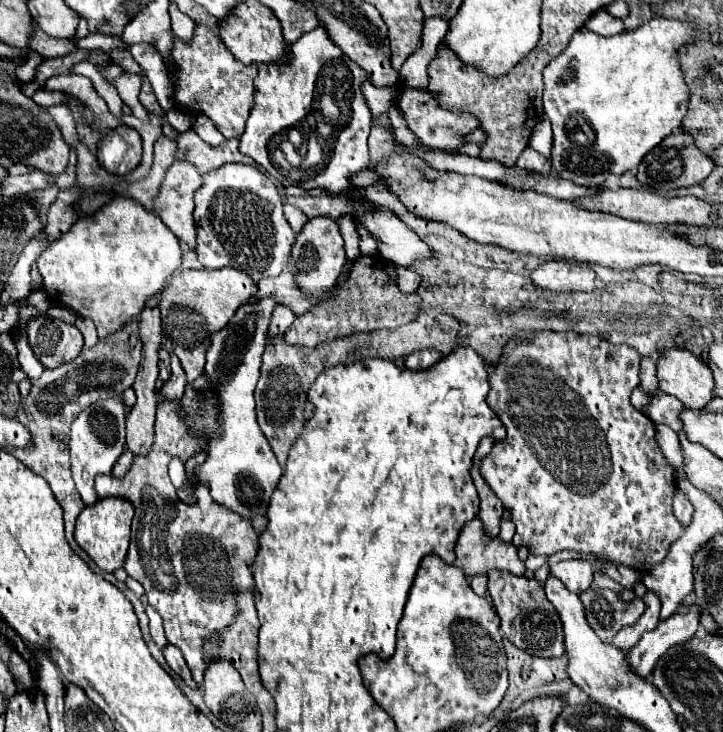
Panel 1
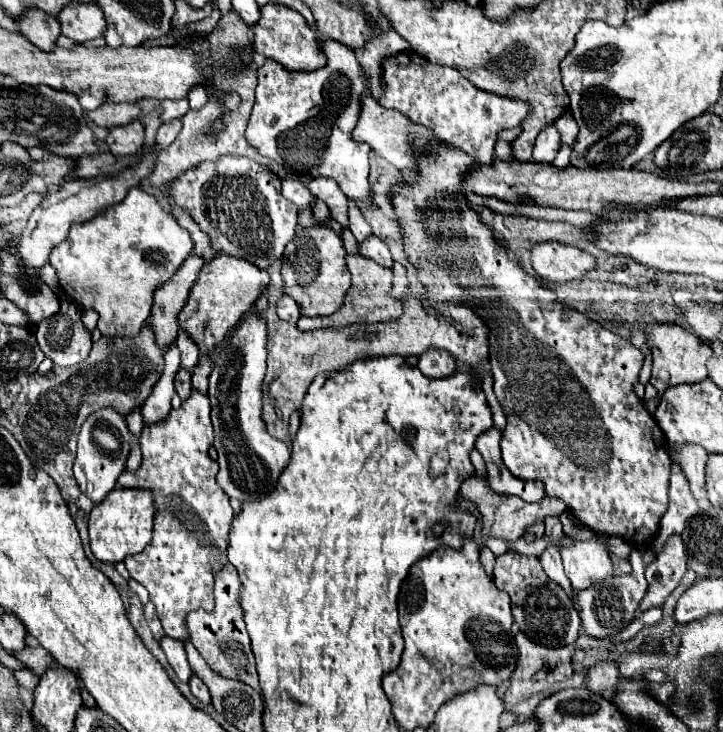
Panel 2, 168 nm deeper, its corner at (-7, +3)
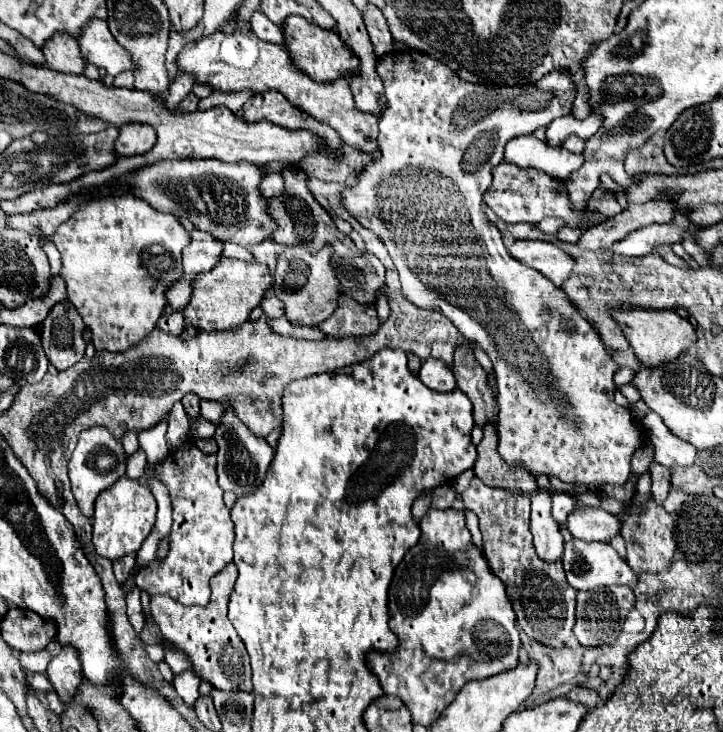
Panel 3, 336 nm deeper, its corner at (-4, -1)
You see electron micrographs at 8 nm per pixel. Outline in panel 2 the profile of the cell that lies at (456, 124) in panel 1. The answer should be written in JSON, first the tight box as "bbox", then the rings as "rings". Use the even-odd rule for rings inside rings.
{"bbox":[378,50,670,544],"rings":[[[412,50],[384,58],[382,84],[384,94],[378,102],[384,108],[398,110],[410,122],[422,124],[432,132],[430,140],[412,138],[410,144],[414,148],[418,182],[396,186],[390,192],[390,202],[394,214],[400,218],[404,252],[418,270],[420,284],[426,288],[424,298],[430,302],[464,304],[488,326],[488,362],[494,374],[494,392],[506,414],[506,430],[500,444],[506,468],[522,480],[540,478],[546,486],[546,494],[562,498],[586,528],[622,534],[632,544],[650,544],[660,526],[660,518],[668,510],[670,444],[664,440],[656,420],[634,394],[644,354],[632,346],[630,340],[616,336],[574,308],[560,304],[556,294],[544,288],[544,280],[528,274],[520,262],[508,256],[504,242],[480,220],[478,212],[468,206],[466,194],[464,202],[450,200],[450,192],[464,190],[462,180],[466,174],[494,164],[494,144],[498,142],[498,134],[524,122],[532,106],[526,100],[508,100],[508,96],[484,92],[470,80],[464,80],[456,68],[432,64]],[[576,440],[600,446],[596,448],[602,454],[600,460],[596,460],[600,462],[598,466],[592,468],[588,462],[582,462],[580,456],[586,452],[576,452]]]}

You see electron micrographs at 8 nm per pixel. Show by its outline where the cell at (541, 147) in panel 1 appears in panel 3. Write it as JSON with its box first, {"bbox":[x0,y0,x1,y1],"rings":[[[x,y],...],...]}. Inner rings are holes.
{"bbox":[503,135,583,180],"rings":[[[522,135],[509,140],[503,160],[525,170],[533,168],[545,172],[555,180],[567,180],[567,176],[583,164],[581,154],[573,154],[565,148],[549,148],[533,135]]]}

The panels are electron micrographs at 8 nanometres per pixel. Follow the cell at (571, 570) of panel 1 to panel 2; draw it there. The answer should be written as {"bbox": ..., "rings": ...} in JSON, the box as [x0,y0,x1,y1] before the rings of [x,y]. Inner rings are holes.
{"bbox":[560,540,614,590],"rings":[[[576,540],[572,546],[560,548],[566,576],[572,586],[584,590],[614,574],[608,548],[596,540]]]}

